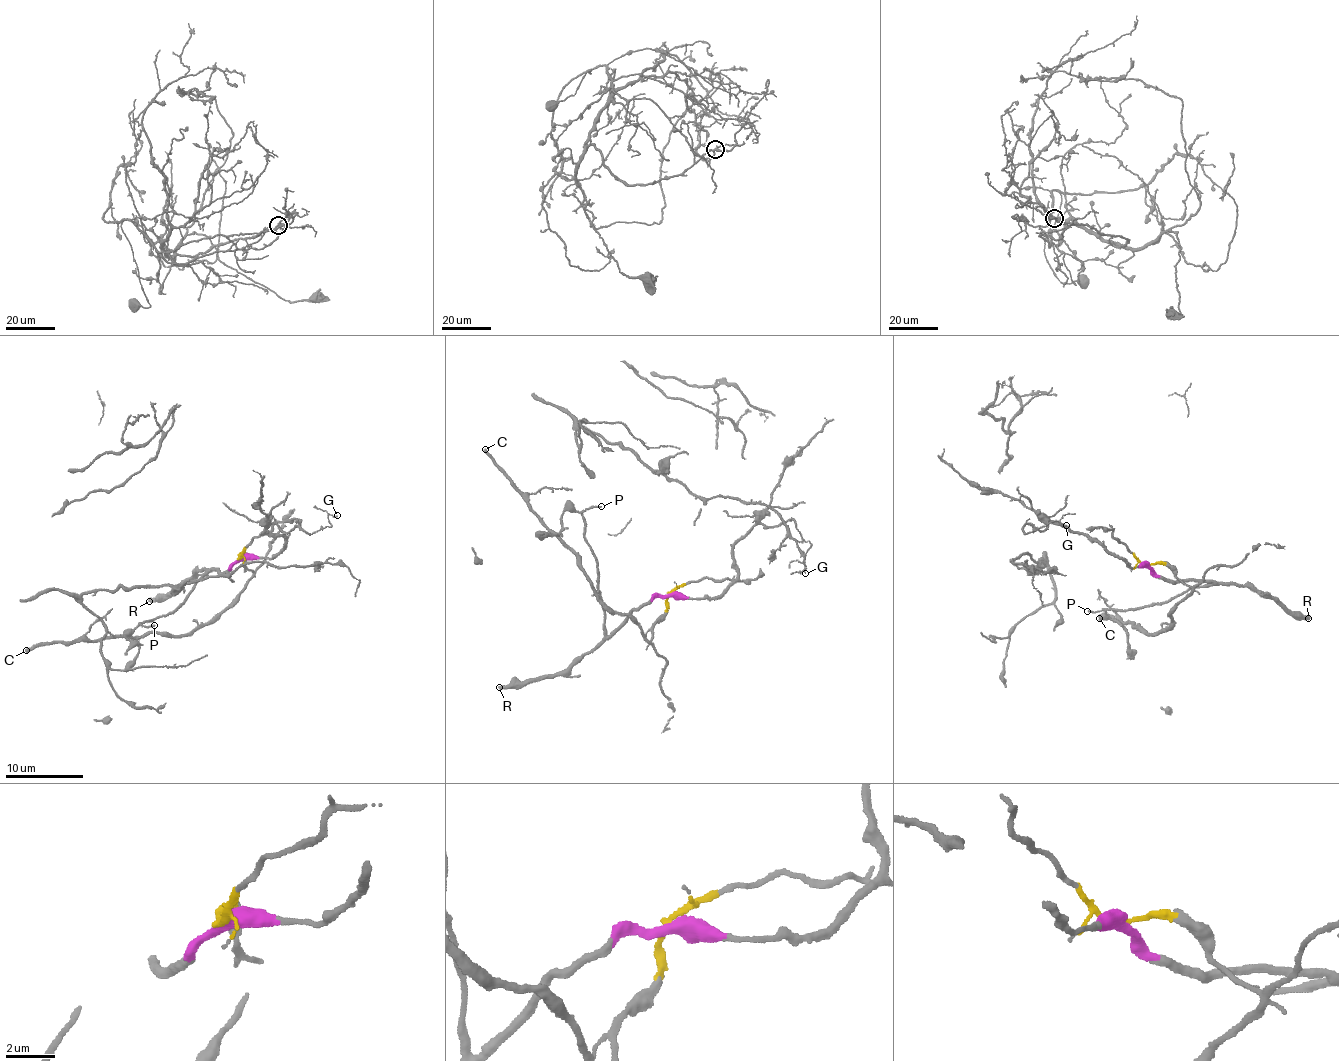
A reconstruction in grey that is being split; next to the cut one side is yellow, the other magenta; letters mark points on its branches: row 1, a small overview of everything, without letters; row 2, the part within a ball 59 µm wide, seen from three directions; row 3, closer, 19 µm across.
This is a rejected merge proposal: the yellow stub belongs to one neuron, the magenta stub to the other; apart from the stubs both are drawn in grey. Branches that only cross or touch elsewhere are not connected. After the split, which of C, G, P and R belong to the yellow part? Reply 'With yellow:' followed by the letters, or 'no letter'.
With yellow: C

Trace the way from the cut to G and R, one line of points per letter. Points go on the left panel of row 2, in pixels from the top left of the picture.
G: (240, 559), (281, 552), (283, 537), (262, 534), (270, 523), (312, 534), (337, 515)
R: (240, 559), (222, 572), (203, 567), (195, 569), (190, 578), (166, 594), (158, 594), (149, 600)

